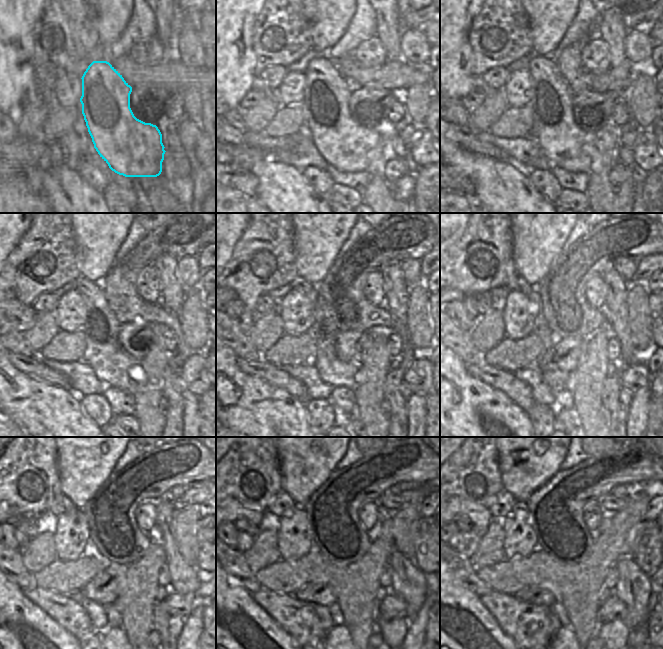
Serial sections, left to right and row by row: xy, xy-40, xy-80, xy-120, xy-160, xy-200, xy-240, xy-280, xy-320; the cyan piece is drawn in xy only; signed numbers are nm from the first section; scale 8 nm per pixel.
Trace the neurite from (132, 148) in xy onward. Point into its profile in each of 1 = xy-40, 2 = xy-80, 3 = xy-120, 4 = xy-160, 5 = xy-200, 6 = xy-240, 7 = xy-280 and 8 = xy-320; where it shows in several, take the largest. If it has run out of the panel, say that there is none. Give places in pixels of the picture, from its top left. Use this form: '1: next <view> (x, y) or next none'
1: next xy-40 (343, 143)
2: next xy-80 (559, 137)
3: next xy-120 (112, 365)
4: next xy-160 (334, 372)
5: next xy-200 (557, 379)
6: next xy-240 (61, 504)
7: next xy-280 (282, 504)
8: next xy-320 (503, 503)

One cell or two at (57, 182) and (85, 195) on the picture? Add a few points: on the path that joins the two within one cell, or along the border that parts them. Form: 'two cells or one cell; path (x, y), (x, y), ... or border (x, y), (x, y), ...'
one cell; path (64, 189), (70, 195), (78, 195)

